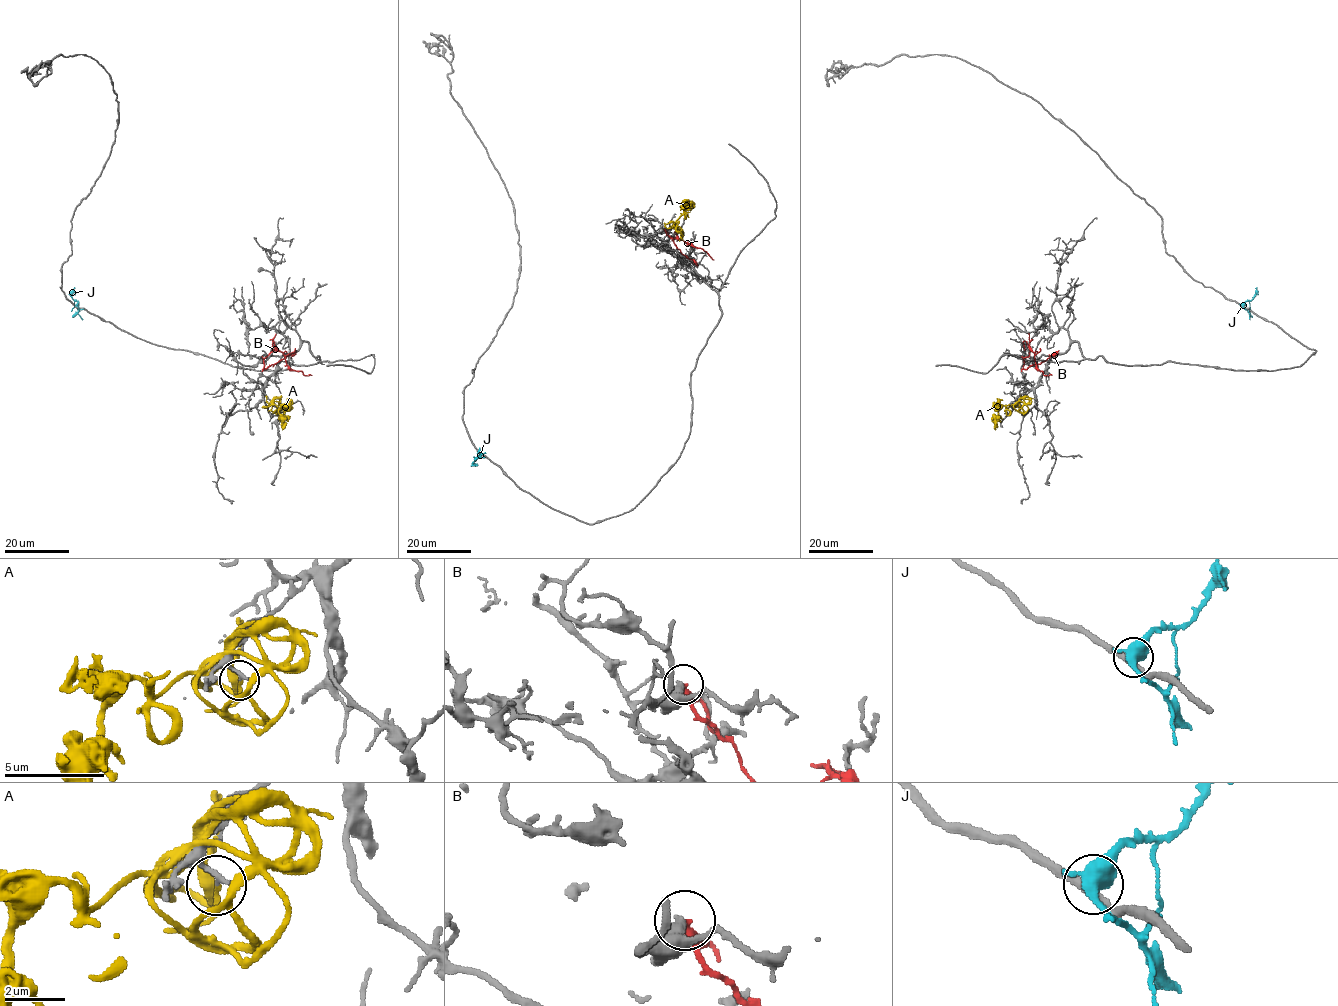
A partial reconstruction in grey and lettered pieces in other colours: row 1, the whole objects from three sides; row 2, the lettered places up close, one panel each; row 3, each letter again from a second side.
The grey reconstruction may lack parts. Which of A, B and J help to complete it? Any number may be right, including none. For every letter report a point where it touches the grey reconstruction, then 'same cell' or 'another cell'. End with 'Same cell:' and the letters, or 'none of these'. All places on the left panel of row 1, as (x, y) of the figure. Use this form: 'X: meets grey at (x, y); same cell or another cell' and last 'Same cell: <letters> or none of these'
A: meets grey at (273, 406); another cell
B: meets grey at (262, 371); another cell
J: meets grey at (76, 305); another cell
Same cell: none of these

